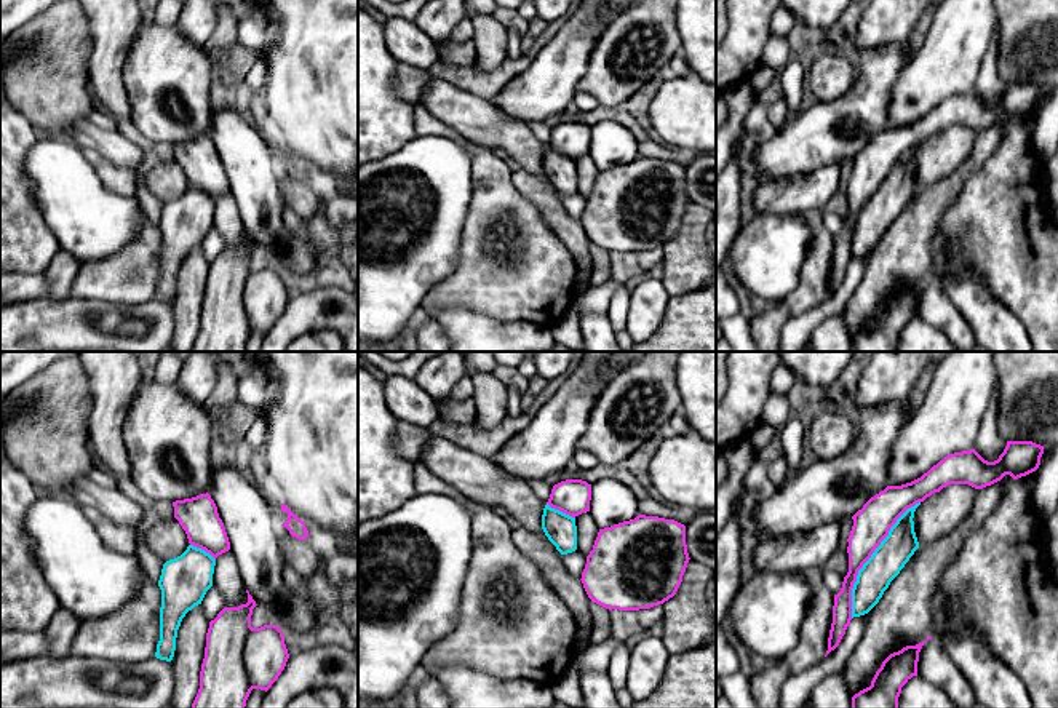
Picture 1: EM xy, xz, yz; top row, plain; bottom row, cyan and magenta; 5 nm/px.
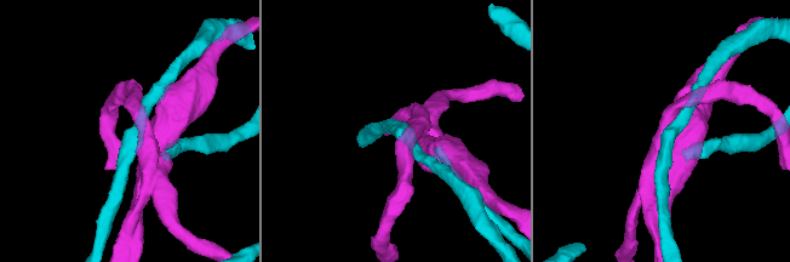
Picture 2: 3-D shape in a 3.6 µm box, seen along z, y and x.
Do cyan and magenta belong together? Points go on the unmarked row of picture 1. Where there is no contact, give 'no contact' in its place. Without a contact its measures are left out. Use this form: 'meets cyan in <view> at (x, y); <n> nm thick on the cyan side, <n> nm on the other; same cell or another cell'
meets cyan in yz at (870, 200); 170 nm thick on the cyan side, 190 nm on the other; same cell

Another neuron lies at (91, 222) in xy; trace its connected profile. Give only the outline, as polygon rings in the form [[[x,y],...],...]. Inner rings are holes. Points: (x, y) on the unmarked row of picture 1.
[[[38,134],[24,161],[24,171],[53,237],[80,264],[115,256],[137,238],[145,217],[141,201],[109,190],[85,158],[83,150],[67,136]]]

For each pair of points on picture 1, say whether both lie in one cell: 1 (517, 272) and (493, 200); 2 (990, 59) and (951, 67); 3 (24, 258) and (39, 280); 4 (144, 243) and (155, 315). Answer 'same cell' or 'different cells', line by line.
1: same cell
2: different cells
3: different cells
4: different cells

